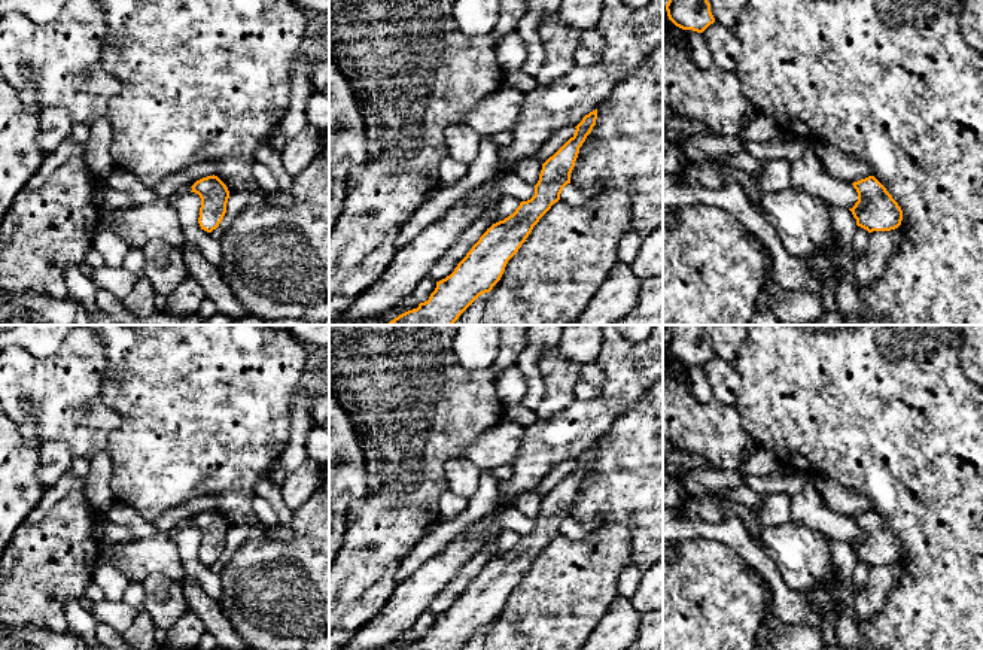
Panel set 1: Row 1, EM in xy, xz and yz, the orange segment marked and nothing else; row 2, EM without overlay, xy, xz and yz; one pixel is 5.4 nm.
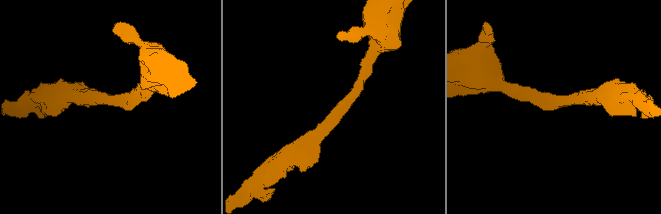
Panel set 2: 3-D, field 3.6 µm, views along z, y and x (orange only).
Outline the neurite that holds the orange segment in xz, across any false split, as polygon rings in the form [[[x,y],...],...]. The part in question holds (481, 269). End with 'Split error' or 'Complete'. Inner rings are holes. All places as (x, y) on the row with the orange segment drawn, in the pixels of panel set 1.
[[[597,109],[585,115],[575,127],[575,134],[542,164],[530,200],[521,201],[512,215],[487,228],[454,271],[436,282],[427,301],[387,325],[453,325],[480,295],[490,292],[533,227],[570,183],[579,148],[596,125],[596,119]]]. Complete

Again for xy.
[[[214,174],[197,180],[191,188],[191,192],[198,194],[201,198],[198,224],[201,230],[211,233],[226,213],[229,191]]]. Complete

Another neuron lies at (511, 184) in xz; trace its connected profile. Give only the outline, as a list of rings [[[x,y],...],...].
[[[517,173],[492,176],[477,188],[471,189],[463,200],[474,204],[481,195],[492,189],[499,189],[503,195],[511,195],[520,201],[527,201],[535,195],[535,186],[526,183]]]

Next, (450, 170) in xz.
[[[445,157],[439,164],[439,180],[442,186],[453,185],[462,180],[468,173],[468,165]]]

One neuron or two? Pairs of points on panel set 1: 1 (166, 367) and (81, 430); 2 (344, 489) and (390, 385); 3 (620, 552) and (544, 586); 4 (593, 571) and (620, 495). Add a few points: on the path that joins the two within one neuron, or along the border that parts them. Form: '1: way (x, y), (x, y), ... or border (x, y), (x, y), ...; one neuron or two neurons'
1: border (103, 373), (102, 400), (121, 421), (109, 443); two neurons
2: border (349, 418), (361, 442), (368, 485); two neurons
3: way (600, 556), (574, 583), (563, 586); one neuron
4: border (602, 522), (618, 522), (627, 529), (630, 552); two neurons

